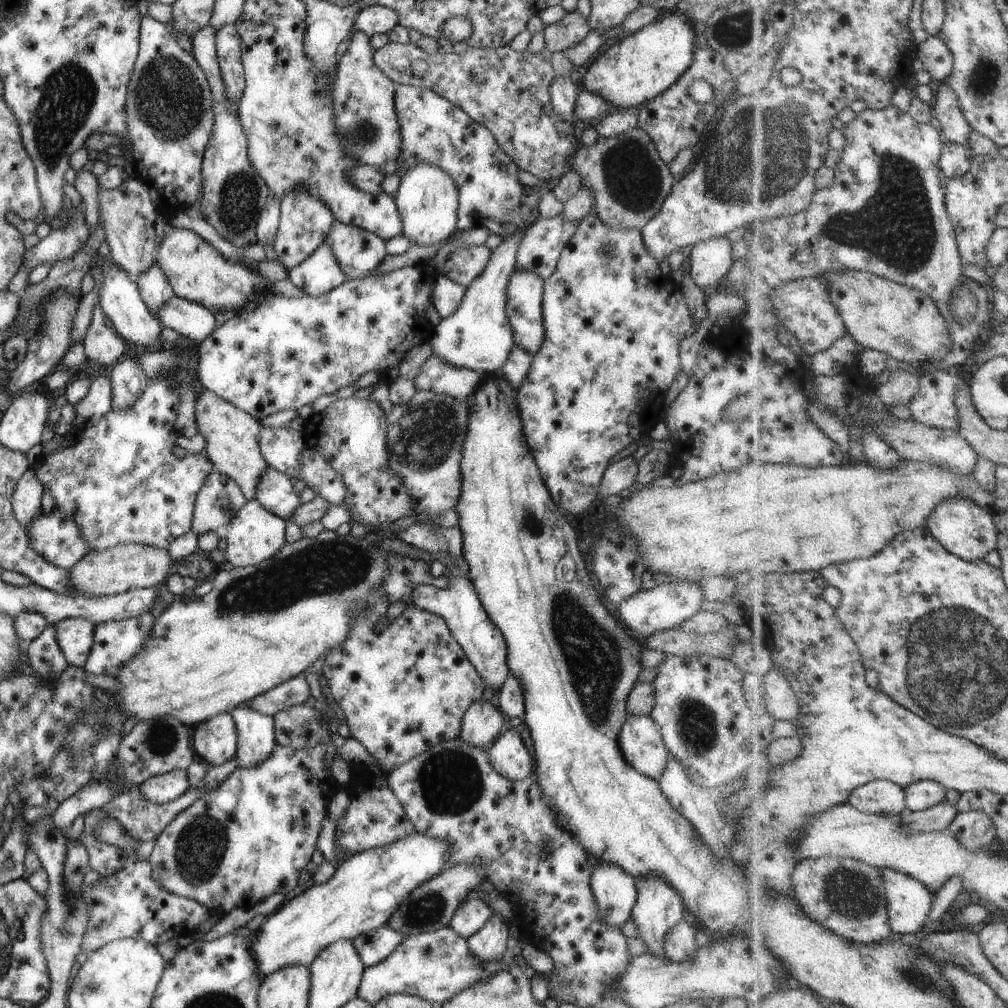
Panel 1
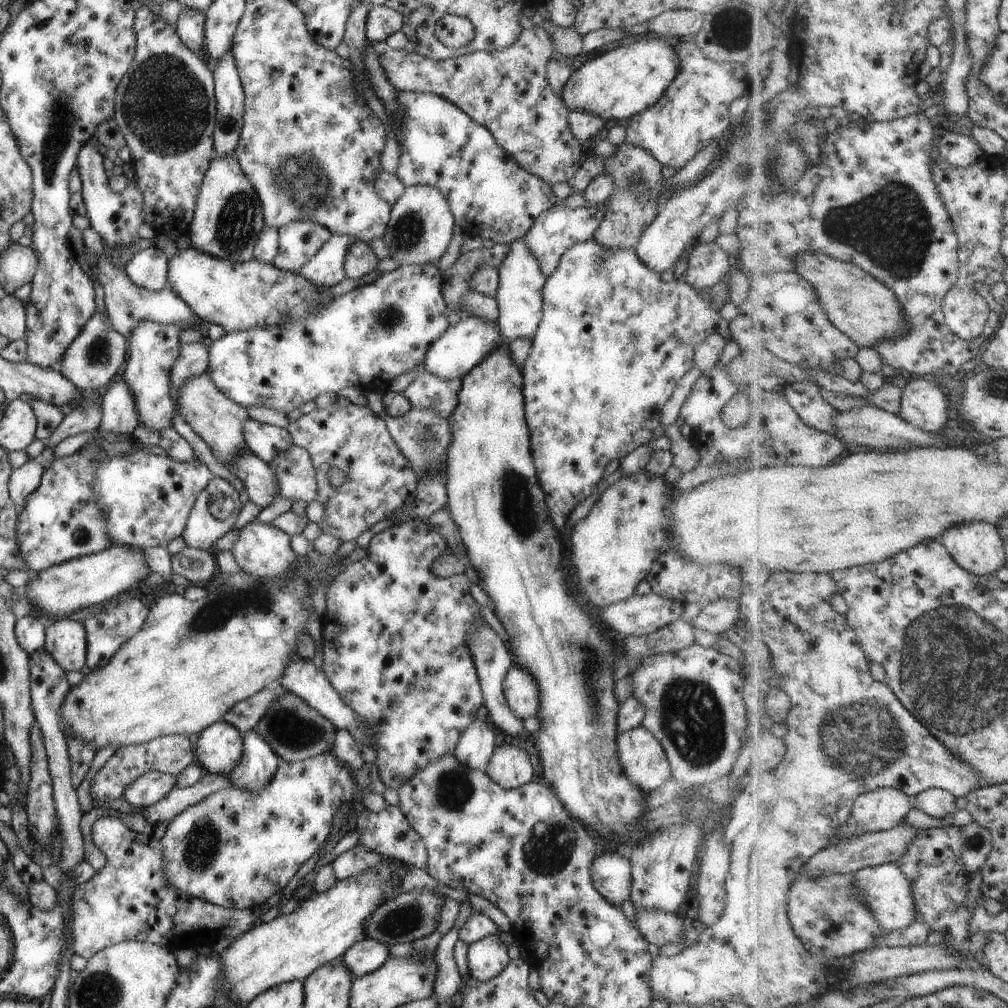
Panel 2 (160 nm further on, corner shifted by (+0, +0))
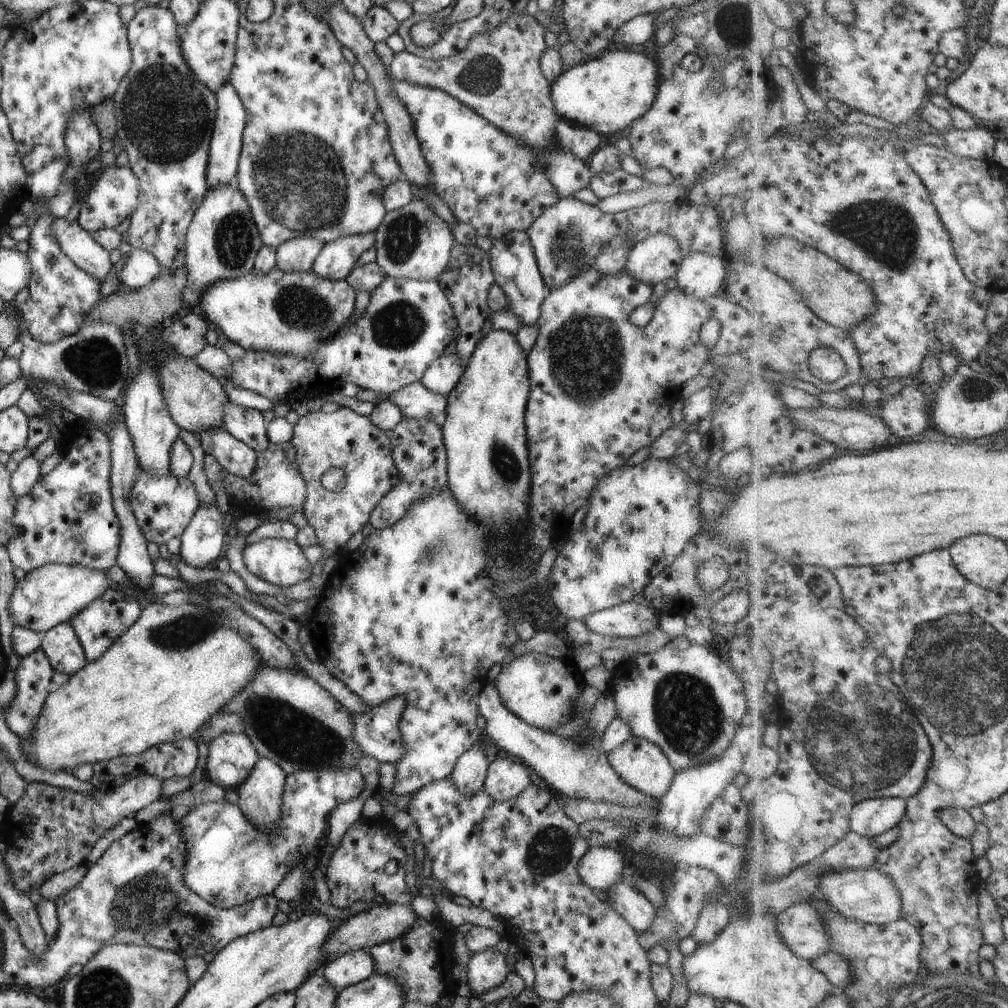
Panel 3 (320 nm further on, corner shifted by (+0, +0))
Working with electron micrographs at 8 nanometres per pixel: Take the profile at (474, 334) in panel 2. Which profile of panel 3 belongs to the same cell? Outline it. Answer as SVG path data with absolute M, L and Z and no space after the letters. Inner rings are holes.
M456 353L441 354L429 363L418 381L431 392L447 395L457 384L466 364L467 359L460 359Z

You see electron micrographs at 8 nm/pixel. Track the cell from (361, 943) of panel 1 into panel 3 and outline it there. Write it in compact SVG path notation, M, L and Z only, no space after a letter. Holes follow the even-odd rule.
M356 949L332 957L319 972L331 986L342 989L373 973L373 959L366 949Z

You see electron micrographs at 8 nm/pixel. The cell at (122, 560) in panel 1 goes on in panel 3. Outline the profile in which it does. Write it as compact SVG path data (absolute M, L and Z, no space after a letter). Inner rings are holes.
M49 563L27 571L15 583L8 600L8 609L15 625L42 634L48 628L68 621L71 615L109 588L109 584L105 571Z

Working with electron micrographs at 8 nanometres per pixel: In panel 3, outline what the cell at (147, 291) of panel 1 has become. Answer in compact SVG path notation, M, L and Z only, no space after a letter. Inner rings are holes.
M133 249L126 257L118 280L121 286L127 289L141 288L162 271L152 254L141 249Z

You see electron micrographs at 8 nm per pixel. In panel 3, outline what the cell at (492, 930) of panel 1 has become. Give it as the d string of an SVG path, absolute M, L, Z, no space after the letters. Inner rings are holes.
M495 947L468 955L466 984L470 988L471 996L479 998L483 992L505 980L508 974L505 957Z

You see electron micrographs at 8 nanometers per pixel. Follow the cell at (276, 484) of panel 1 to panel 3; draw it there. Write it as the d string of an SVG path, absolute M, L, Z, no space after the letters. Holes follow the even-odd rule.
M221 428L197 431L196 438L200 441L204 454L213 456L225 473L247 478L254 471L254 450Z

